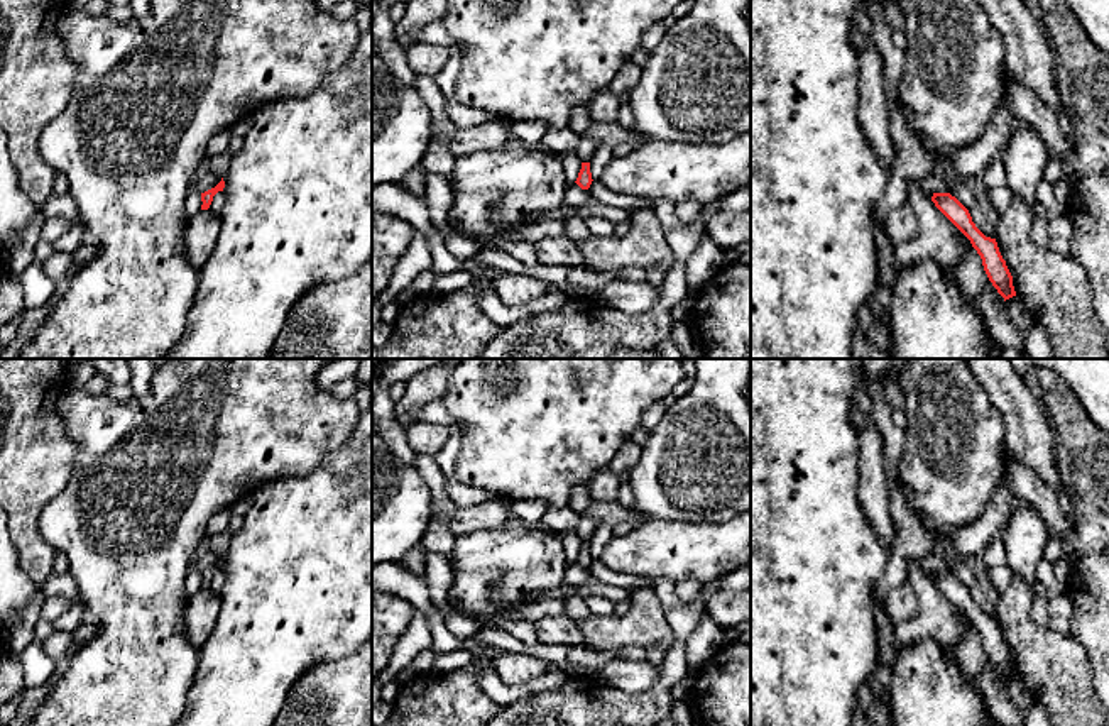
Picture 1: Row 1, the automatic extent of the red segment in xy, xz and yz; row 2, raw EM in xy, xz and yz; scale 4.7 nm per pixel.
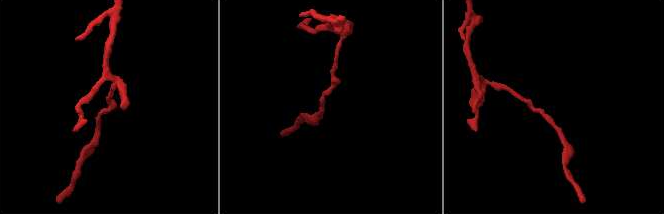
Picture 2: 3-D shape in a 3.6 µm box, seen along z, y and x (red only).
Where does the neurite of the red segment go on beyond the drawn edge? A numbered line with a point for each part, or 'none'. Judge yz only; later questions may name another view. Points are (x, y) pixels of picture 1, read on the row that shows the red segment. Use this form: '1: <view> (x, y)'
none

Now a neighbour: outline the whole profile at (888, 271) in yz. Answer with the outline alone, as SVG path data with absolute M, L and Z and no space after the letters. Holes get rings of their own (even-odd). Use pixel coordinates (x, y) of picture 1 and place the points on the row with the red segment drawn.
M872 213L872 240L876 242L876 266L877 266L877 278L882 281L884 286L891 286L898 274L894 244L891 242L886 227L876 222Z

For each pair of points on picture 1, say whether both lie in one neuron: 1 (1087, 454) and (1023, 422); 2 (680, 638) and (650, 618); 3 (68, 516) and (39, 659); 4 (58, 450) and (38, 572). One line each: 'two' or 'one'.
1: two
2: two
3: two
4: one

